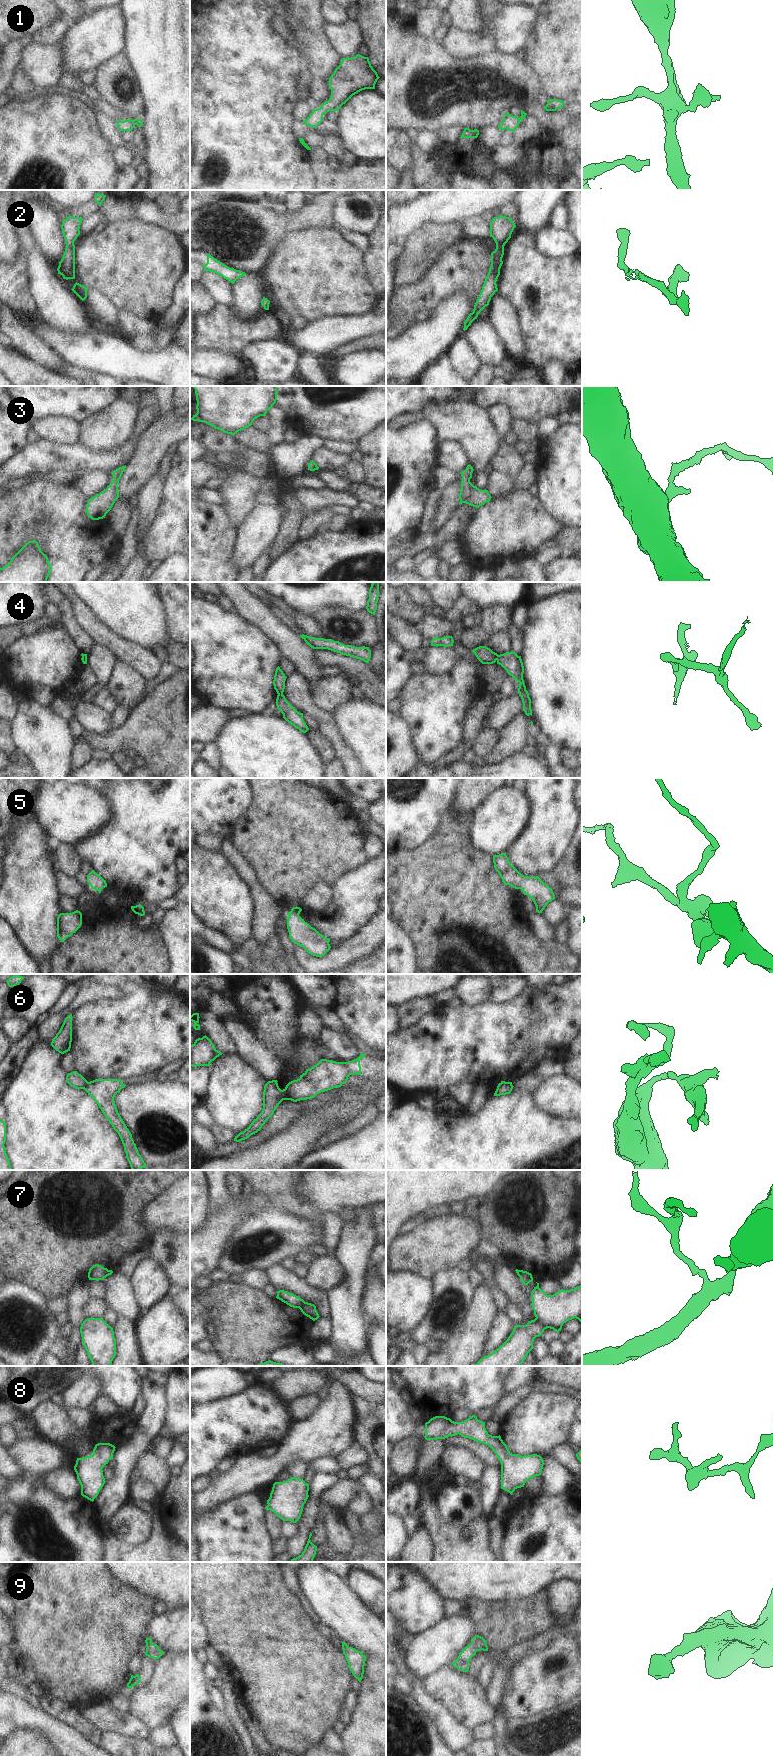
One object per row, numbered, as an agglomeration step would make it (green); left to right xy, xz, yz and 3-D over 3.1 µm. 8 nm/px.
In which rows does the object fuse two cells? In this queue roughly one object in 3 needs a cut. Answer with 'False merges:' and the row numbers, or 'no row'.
False merges: 4, 6, 7

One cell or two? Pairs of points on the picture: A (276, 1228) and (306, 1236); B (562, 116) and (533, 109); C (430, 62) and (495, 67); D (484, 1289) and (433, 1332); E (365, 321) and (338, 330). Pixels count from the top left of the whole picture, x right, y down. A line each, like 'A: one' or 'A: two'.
A: one
B: one
C: one
D: two
E: one

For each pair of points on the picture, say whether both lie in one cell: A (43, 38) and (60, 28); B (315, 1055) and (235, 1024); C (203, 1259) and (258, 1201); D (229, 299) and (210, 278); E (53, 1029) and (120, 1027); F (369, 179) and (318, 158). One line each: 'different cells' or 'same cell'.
A: same cell
B: different cells
C: same cell
D: same cell
E: different cells
F: same cell

